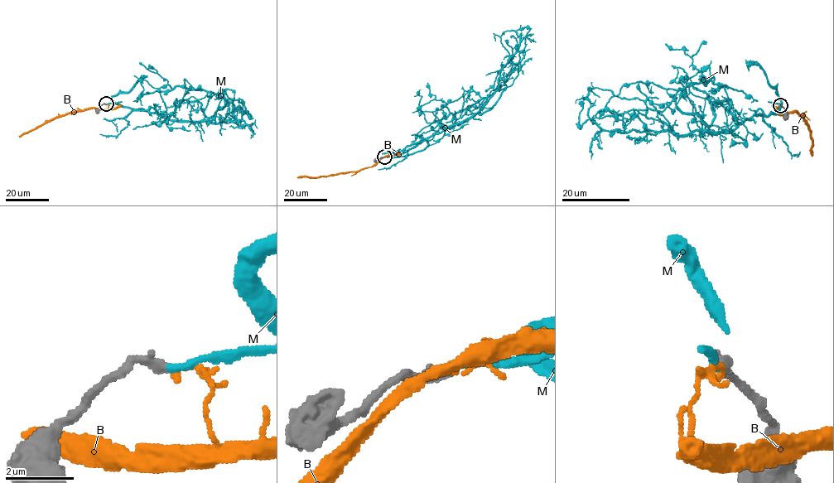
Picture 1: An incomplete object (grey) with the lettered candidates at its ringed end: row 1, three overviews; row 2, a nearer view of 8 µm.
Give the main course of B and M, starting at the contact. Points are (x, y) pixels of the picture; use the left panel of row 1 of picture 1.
B: (106, 104), (108, 108), (69, 112), (18, 136)
M: (106, 103), (149, 107), (171, 119), (219, 123), (238, 107), (251, 118), (241, 101)

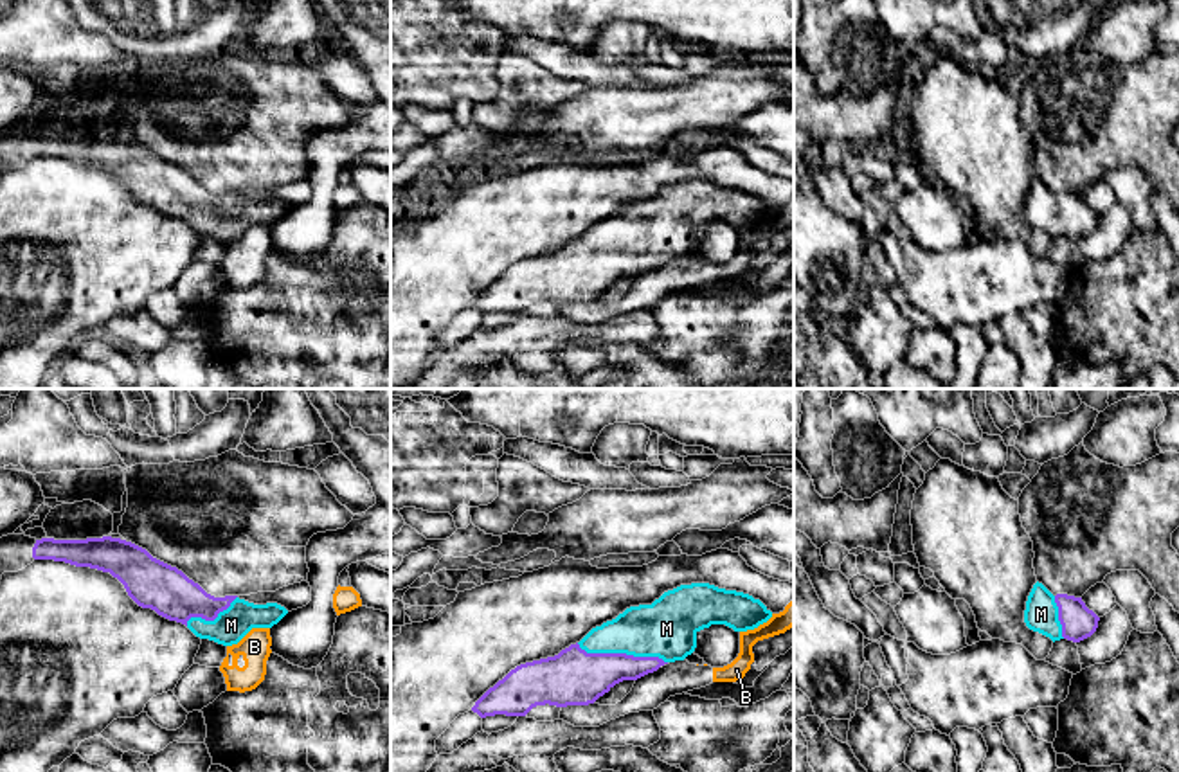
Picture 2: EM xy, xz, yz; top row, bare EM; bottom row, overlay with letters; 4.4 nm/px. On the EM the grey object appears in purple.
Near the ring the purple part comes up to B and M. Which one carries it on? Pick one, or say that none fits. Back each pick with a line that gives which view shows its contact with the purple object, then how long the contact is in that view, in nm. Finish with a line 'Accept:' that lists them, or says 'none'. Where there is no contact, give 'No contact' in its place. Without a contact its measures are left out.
M: Touches purple in xz. Shared border 420 nm
Accept: M

